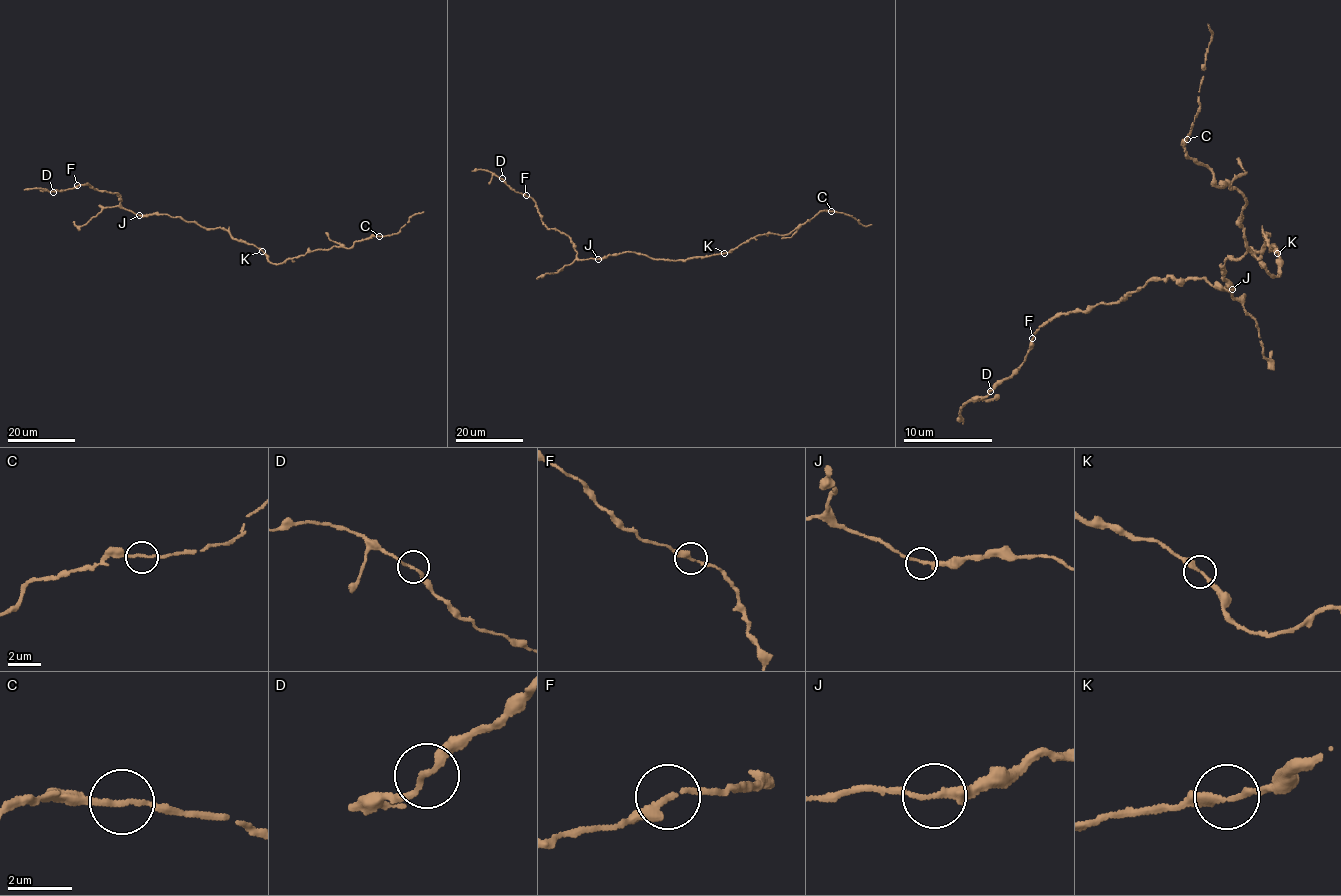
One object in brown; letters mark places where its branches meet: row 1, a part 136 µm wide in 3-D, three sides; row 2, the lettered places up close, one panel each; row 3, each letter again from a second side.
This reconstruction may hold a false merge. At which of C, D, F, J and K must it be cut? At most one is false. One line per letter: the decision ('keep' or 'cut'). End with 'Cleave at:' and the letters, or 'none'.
C: keep
D: keep
F: keep
J: keep
K: keep
Cleave at: none

